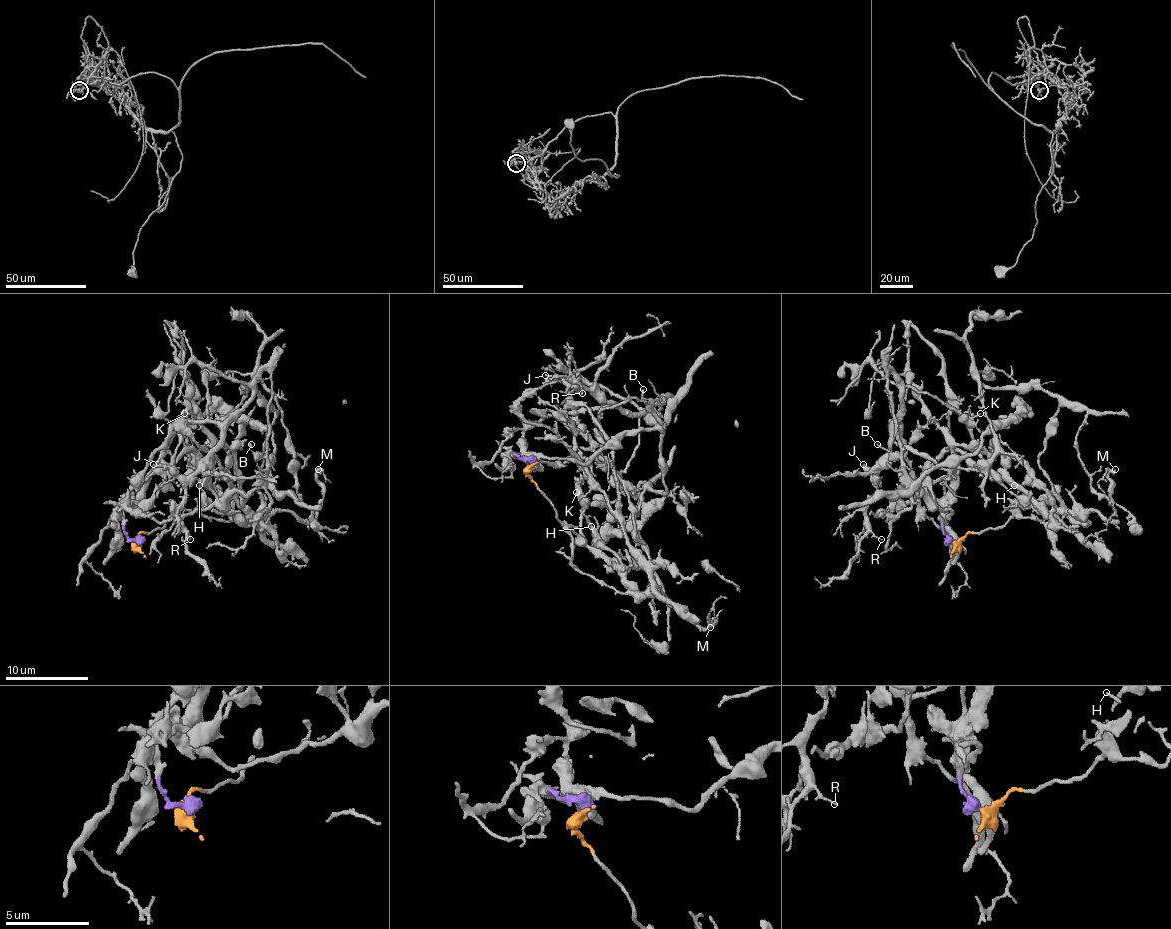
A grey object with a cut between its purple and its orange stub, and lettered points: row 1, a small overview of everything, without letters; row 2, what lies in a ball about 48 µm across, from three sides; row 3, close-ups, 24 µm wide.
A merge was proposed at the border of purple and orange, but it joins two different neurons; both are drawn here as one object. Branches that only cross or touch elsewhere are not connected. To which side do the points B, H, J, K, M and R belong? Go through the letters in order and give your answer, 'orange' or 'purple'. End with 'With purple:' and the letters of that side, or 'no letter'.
B: purple
H: orange
J: purple
K: purple
M: orange
R: purple
With purple: B, J, K, R

